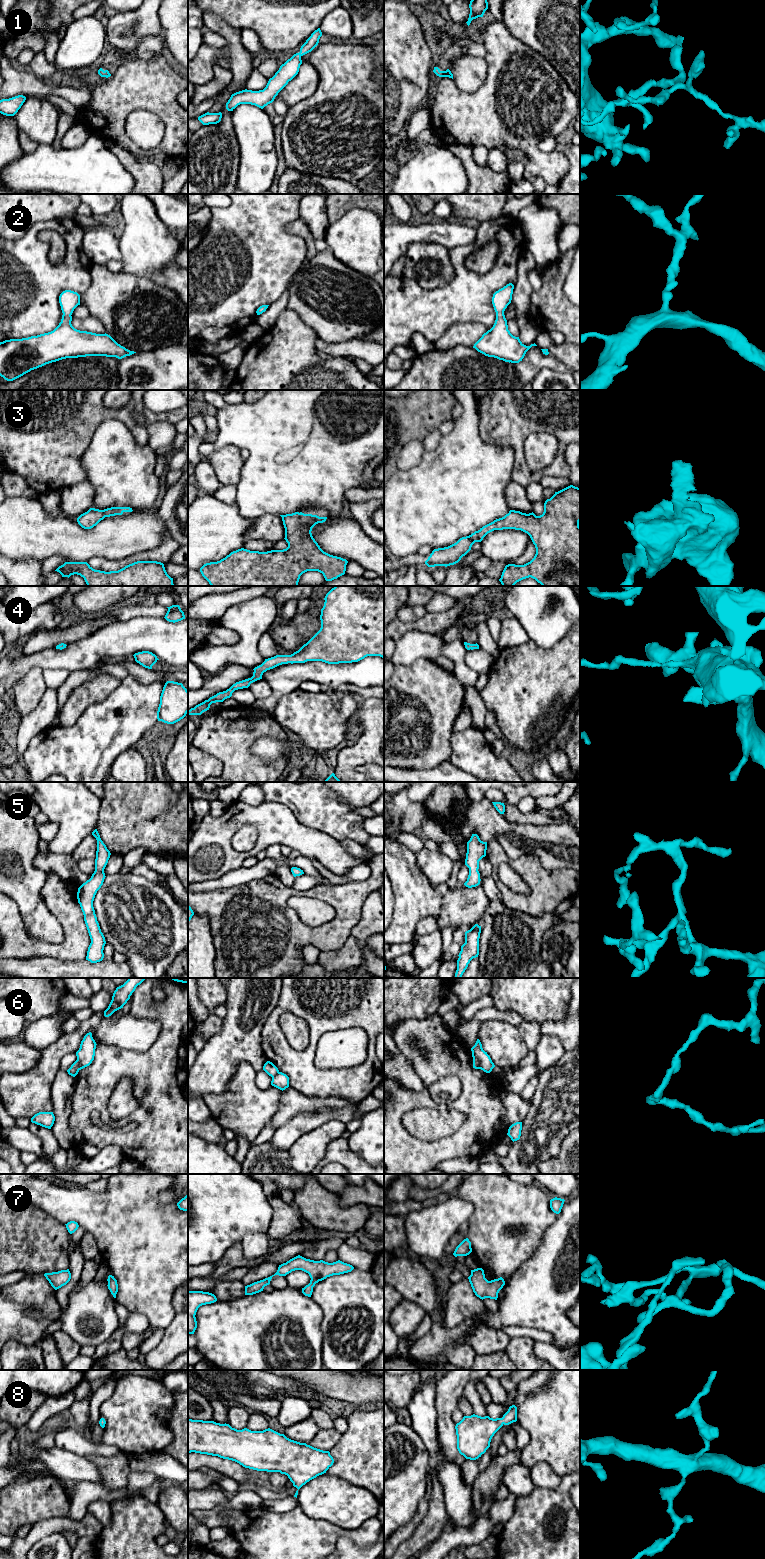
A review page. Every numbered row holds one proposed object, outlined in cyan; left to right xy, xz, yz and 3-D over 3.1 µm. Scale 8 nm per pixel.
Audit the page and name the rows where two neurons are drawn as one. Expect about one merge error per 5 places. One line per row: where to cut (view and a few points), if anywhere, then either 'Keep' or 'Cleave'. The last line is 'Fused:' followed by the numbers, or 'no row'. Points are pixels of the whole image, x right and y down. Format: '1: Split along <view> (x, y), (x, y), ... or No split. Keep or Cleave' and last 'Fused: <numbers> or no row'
1: No split. Keep
2: No split. Keep
3: No split. Keep
4: No split. Keep
5: No split. Keep
6: Split along yz (473, 1057), (479, 1061), (481, 1068). Cleave
7: No split. Keep
8: No split. Keep
Fused: 6

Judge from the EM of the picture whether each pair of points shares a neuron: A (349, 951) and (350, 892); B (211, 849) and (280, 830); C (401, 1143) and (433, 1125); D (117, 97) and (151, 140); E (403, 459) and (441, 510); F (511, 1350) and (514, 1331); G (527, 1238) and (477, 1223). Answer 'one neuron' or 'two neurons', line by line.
A: two neurons
B: one neuron
C: two neurons
D: two neurons
E: two neurons
F: two neurons
G: one neuron

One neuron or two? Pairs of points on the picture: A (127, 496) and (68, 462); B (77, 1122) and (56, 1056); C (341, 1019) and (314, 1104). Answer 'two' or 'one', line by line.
A: two
B: two
C: two

